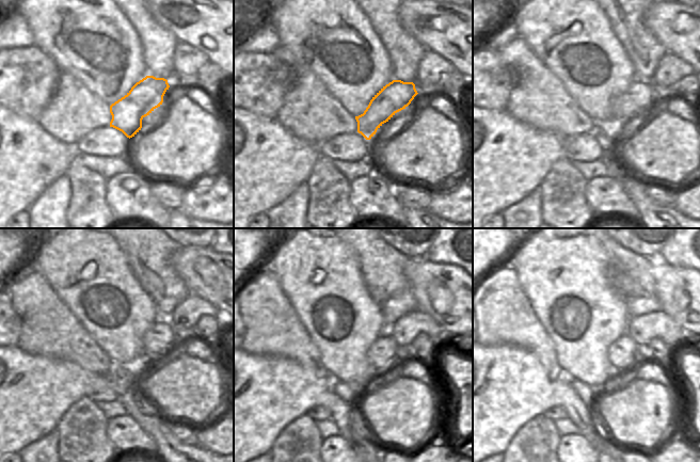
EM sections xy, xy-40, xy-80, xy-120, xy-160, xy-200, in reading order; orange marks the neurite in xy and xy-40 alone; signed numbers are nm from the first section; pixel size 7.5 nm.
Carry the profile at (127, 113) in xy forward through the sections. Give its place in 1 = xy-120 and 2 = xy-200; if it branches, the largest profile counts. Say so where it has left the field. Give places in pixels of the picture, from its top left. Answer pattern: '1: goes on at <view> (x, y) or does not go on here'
1: goes on at xy-120 (159, 338)
2: goes on at xy-200 (623, 353)

